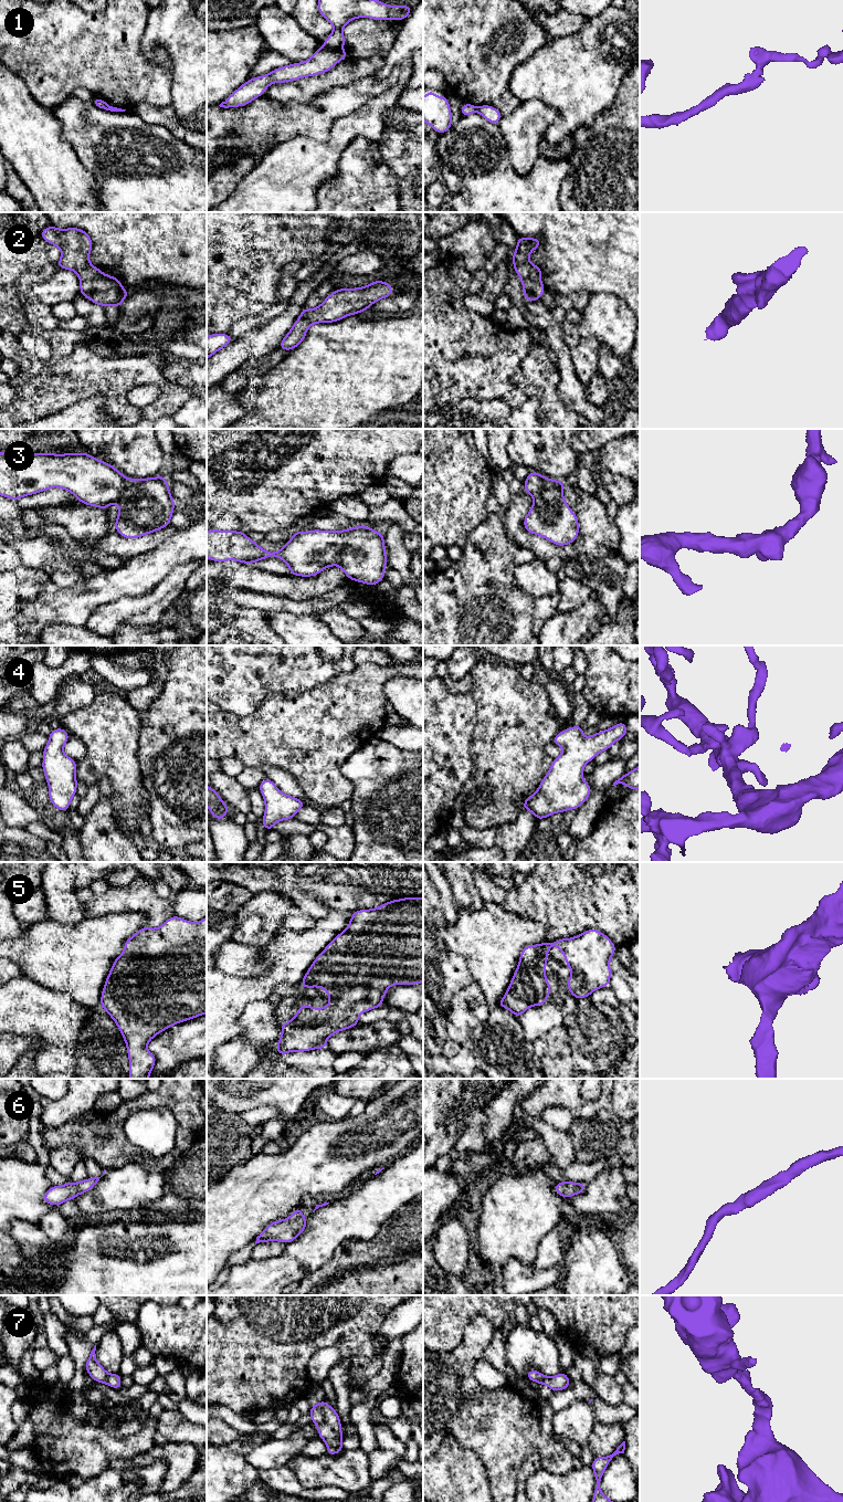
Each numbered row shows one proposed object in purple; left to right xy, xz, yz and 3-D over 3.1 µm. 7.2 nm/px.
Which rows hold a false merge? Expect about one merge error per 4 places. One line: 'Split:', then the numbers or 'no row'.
Split: 1

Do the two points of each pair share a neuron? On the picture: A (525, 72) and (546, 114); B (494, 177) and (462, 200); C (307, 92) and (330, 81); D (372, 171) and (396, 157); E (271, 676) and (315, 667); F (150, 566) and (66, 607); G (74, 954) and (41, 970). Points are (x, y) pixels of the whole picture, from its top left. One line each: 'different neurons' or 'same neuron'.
A: different neurons
B: different neurons
C: same neuron
D: different neurons
E: same neuron
F: same neuron
G: same neuron

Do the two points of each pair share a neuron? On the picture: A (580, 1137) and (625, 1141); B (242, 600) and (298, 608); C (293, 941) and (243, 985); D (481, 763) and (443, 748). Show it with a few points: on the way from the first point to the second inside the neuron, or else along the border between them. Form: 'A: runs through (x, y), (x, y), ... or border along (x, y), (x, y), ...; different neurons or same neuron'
A: runs through (591, 1137), (614, 1137); same neuron
B: runs through (256, 601), (284, 605); same neuron
C: runs through (288, 956), (259, 985); same neuron
D: border along (473, 734), (471, 742), (472, 771), (463, 784); different neurons

